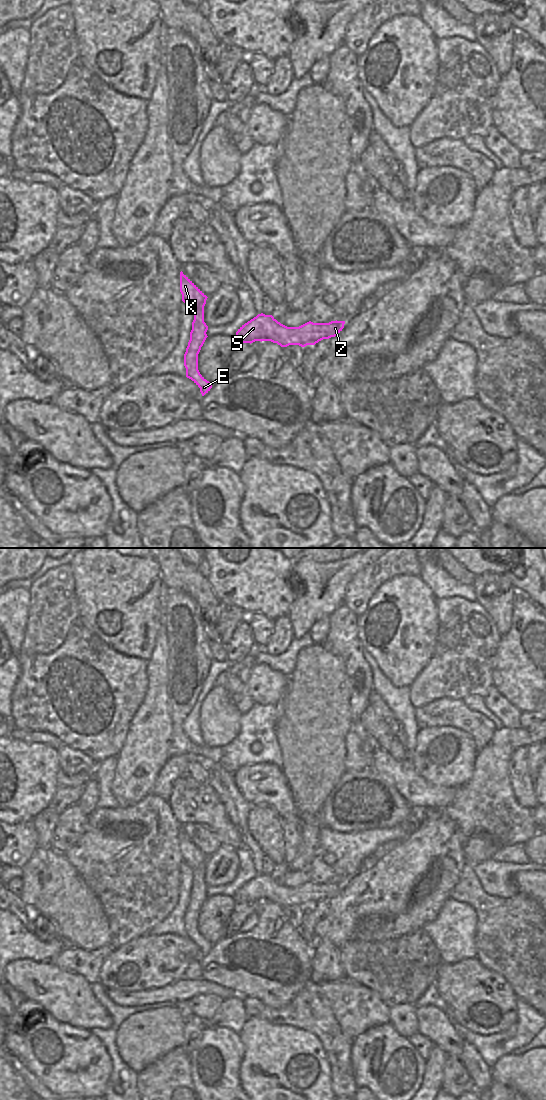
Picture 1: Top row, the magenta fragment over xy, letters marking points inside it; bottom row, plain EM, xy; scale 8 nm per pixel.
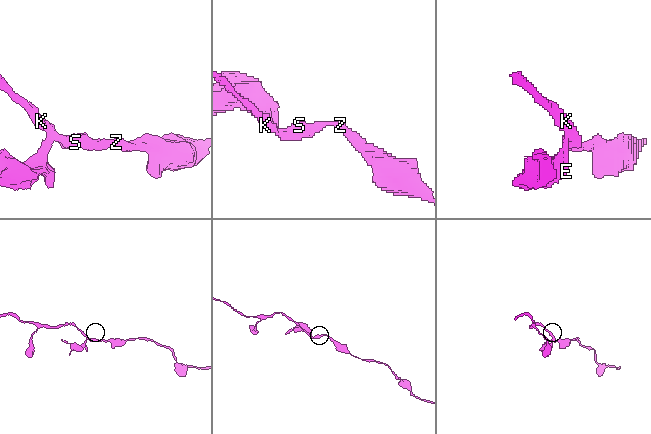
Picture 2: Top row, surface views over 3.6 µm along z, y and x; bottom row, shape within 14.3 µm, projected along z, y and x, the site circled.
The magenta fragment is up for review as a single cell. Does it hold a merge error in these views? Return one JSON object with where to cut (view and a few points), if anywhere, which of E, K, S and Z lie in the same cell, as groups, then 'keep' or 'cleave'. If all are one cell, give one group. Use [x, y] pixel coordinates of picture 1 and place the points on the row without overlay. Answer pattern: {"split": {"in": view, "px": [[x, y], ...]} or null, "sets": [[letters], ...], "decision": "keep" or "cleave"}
{"split": {"in": "xy", "px": [[190, 896], [200, 907]]}, "sets": [["E"], ["K", "S", "Z"]], "decision": "cleave"}

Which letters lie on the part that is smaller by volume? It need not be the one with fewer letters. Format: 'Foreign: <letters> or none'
Foreign: E

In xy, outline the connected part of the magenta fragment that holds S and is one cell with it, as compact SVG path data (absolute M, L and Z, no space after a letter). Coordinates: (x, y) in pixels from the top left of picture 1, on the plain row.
M258 874L242 885L236 892L236 901L253 903L271 901L281 907L289 905L315 905L323 899L338 895L344 888L345 881L313 883L311 881L299 887L287 887L278 882L272 875Z

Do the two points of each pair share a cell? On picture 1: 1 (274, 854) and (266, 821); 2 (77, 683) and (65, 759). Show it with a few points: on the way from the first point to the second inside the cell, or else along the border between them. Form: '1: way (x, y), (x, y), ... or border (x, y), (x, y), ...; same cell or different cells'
1: way (273, 846), (266, 829); same cell
2: border (64, 744), (76, 748), (88, 756); different cells

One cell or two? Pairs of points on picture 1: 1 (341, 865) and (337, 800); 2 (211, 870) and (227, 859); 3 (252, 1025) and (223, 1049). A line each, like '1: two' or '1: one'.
1: two
2: one
3: two

